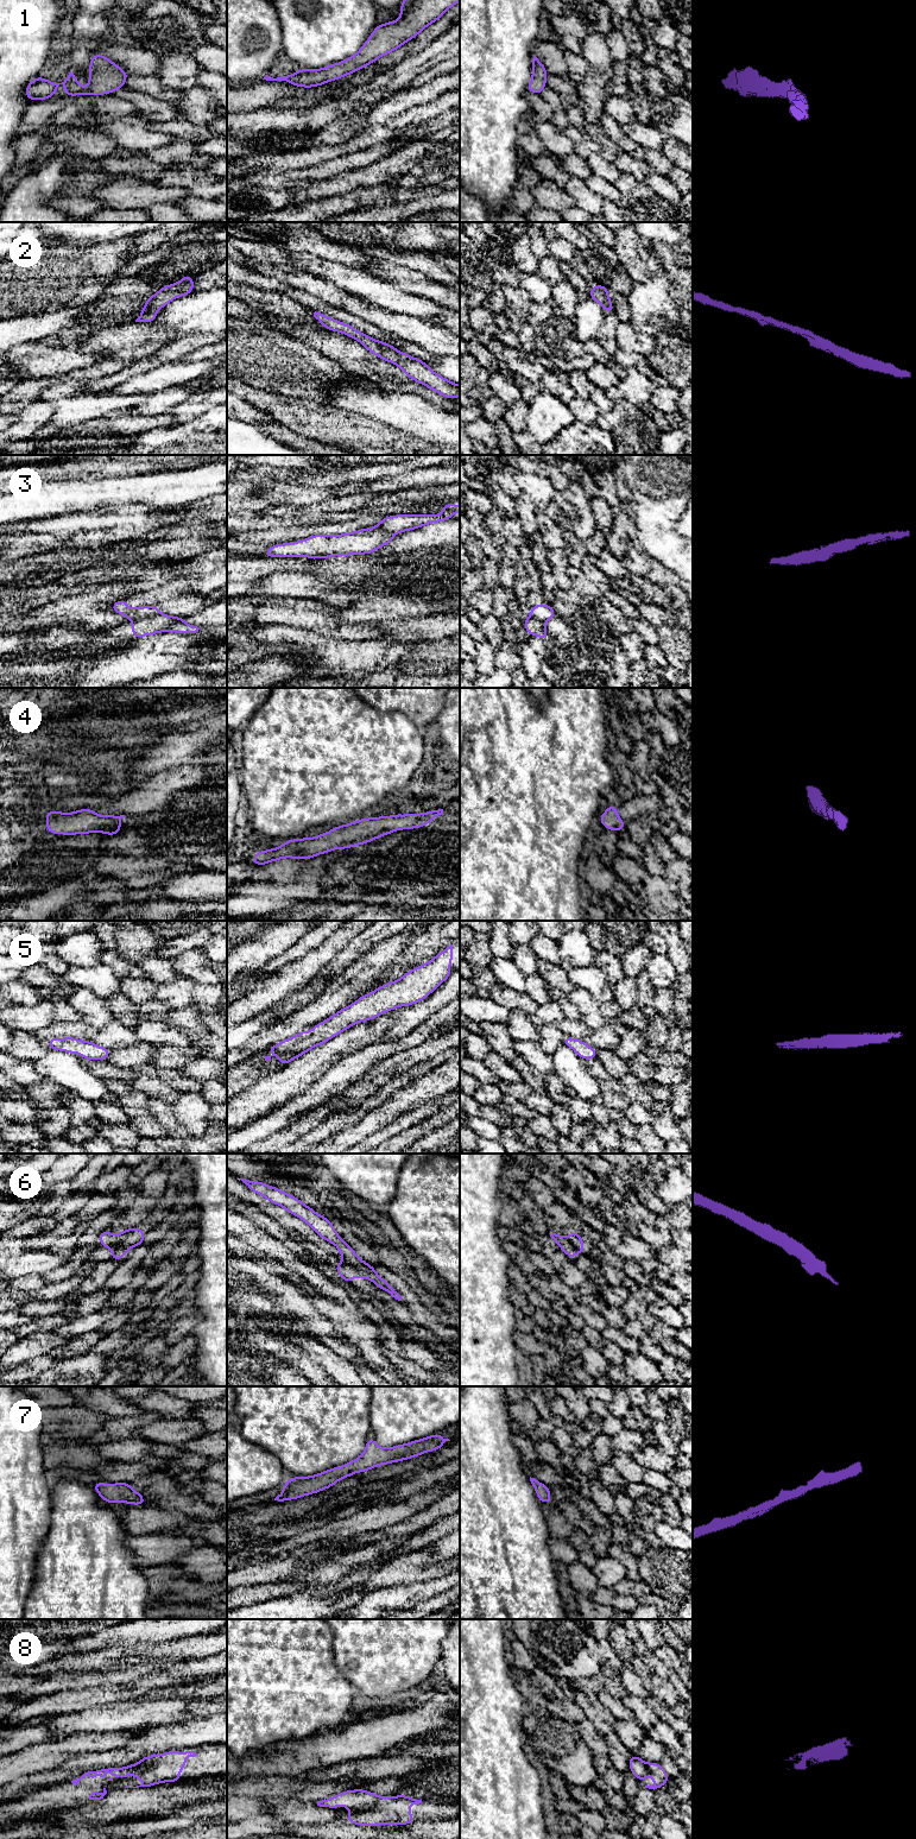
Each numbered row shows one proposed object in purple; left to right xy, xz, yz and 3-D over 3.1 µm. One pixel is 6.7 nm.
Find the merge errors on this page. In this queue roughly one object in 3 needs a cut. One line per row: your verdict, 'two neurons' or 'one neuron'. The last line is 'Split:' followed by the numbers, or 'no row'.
1: one neuron
2: one neuron
3: two neurons
4: one neuron
5: one neuron
6: one neuron
7: one neuron
8: two neurons
Split: 3, 8

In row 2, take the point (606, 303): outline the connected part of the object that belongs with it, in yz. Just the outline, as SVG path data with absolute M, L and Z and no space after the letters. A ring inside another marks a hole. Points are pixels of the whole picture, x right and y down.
M593 285L593 287L589 291L589 297L600 303L605 310L606 314L611 314L614 310L614 306L612 304L612 301L608 297L608 287L605 285Z

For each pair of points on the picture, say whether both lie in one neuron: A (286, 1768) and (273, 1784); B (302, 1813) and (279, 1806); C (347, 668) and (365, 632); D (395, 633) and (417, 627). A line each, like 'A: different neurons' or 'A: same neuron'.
A: different neurons
B: same neuron
C: different neurons
D: same neuron

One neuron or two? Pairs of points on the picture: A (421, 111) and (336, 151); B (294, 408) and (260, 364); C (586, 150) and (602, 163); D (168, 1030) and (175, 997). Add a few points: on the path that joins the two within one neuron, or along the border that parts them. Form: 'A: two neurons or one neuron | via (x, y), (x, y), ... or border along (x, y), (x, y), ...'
A: one neuron | via (399, 122), (387, 132), (358, 141)
B: two neurons | border along (257, 387), (291, 397), (305, 397), (311, 400)
C: two neurons | border along (600, 152), (594, 152), (587, 159)
D: two neurons | border along (146, 1018), (159, 1021)

